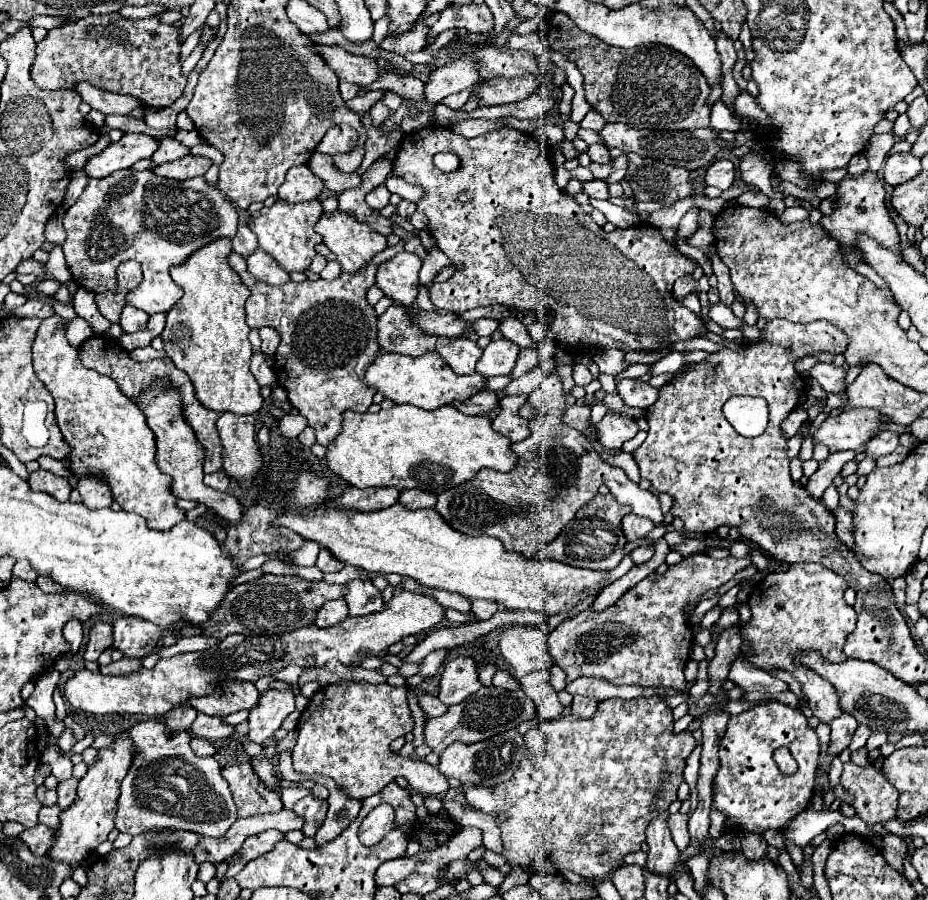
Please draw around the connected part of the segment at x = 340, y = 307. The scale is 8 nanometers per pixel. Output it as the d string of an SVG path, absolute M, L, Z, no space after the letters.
M404 239L374 255L364 275L342 273L334 281L284 283L280 287L264 285L246 271L246 261L232 253L228 257L242 283L252 291L246 301L246 323L250 327L272 327L280 333L280 345L274 355L274 371L278 383L286 389L288 401L308 419L316 431L320 445L330 445L342 429L344 411L368 411L376 389L368 387L362 377L376 359L380 347L376 343L376 313L366 303L366 291L374 285L376 271L392 255L404 251Z

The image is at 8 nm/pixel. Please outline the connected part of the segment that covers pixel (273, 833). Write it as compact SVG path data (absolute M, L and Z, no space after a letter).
M268 829L268 831L260 833L260 835L248 837L244 841L244 845L242 845L242 851L240 851L242 857L232 861L232 867L228 867L228 875L226 877L234 877L250 859L256 859L262 853L268 853L282 839L284 839L284 833L282 831L276 831L276 829Z

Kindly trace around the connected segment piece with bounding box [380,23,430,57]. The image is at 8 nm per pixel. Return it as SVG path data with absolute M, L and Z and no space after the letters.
M416 23L416 27L408 35L402 35L400 39L396 39L396 43L392 43L392 39L384 39L380 43L380 47L386 49L386 51L394 51L394 53L406 57L408 53L422 51L422 47L426 45L428 33L430 33L430 27L424 27L424 25Z

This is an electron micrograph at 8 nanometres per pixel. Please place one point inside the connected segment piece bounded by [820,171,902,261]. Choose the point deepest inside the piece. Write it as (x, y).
(862, 208)

